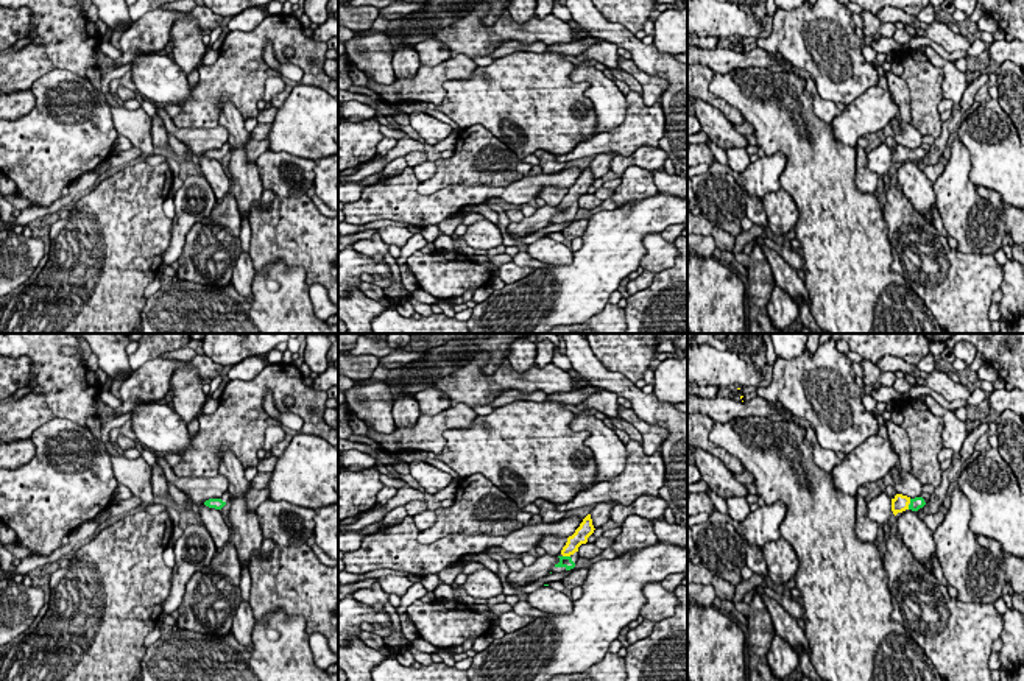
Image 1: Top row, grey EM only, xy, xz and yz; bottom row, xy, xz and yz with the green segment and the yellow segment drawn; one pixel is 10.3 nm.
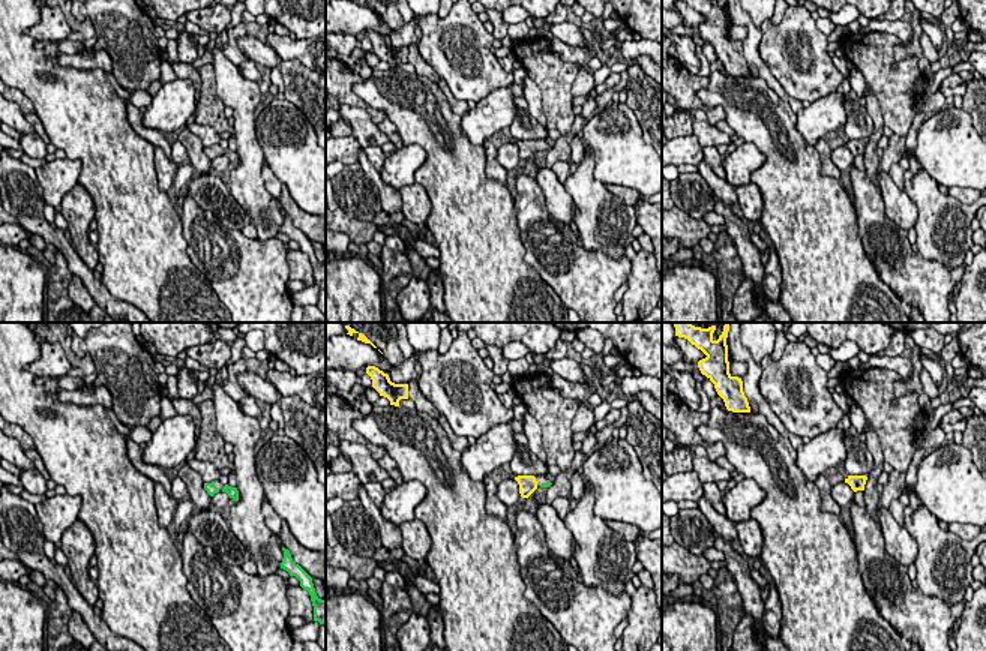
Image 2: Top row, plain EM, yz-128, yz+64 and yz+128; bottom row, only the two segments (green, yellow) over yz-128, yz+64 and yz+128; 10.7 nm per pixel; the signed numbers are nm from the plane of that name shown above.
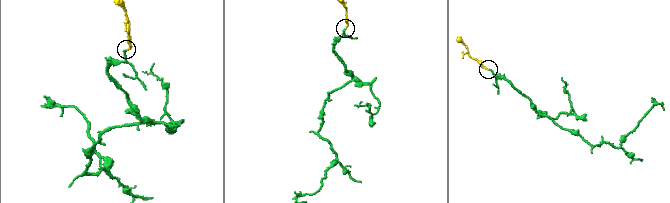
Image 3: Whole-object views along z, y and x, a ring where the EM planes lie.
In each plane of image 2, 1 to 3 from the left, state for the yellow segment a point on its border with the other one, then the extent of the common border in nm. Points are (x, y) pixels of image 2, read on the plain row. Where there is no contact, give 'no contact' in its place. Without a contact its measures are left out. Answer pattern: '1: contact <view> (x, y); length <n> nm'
1: no contact
2: no contact
3: no contact

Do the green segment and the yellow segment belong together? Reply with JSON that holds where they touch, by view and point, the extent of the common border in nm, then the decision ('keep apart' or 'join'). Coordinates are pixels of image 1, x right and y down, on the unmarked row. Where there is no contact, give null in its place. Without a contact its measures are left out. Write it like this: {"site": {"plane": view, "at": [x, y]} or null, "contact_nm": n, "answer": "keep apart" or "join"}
{"site": {"plane": "xz", "at": [566, 208]}, "contact_nm": 80, "answer": "join"}

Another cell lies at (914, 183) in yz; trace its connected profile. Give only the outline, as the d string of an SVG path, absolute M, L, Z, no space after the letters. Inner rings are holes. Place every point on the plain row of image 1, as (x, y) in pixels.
M906 161L895 167L895 182L913 204L921 221L930 228L932 207L937 206L934 184L918 168L916 162Z

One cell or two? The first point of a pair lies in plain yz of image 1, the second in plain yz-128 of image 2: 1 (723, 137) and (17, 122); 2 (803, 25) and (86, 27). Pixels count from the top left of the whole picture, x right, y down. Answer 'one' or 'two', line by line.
1: one
2: two

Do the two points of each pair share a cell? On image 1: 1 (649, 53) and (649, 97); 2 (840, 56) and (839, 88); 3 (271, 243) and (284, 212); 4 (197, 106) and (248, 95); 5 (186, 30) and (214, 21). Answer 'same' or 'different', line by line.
1: different
2: same
3: same
4: same
5: different

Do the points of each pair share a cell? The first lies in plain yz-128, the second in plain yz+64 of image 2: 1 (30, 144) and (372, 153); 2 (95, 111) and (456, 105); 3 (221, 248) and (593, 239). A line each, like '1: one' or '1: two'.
1: one
2: two
3: two

